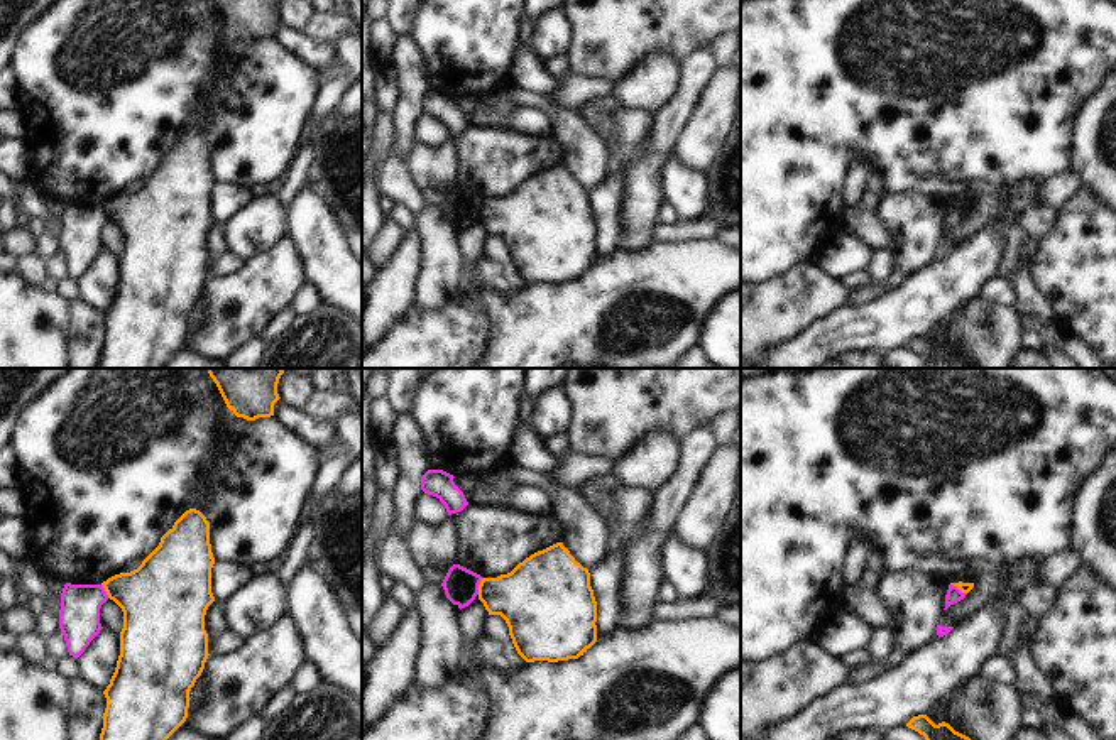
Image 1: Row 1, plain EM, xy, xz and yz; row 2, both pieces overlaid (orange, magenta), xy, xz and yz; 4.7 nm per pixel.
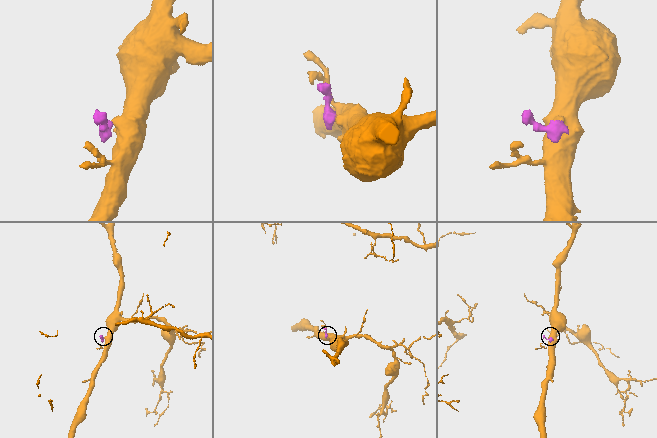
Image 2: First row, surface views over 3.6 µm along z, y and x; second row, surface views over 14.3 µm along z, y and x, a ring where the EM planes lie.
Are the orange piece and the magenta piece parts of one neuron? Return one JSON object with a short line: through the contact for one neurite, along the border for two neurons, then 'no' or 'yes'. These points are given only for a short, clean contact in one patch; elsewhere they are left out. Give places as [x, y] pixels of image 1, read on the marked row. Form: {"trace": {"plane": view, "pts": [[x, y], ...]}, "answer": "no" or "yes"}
{"trace": {"plane": "xz", "pts": [[482, 578], [477, 593]]}, "answer": "no"}

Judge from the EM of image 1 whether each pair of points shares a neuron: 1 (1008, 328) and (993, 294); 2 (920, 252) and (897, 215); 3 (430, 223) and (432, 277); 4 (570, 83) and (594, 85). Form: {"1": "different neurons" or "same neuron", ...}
{"1": "different neurons", "2": "same neuron", "3": "same neuron", "4": "same neuron"}

